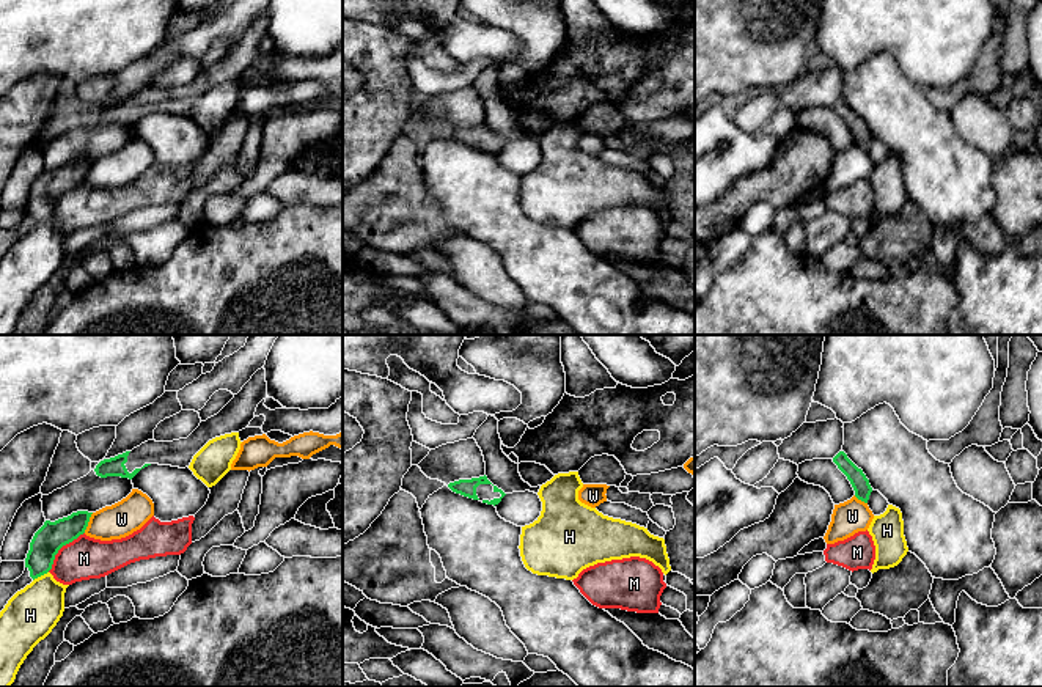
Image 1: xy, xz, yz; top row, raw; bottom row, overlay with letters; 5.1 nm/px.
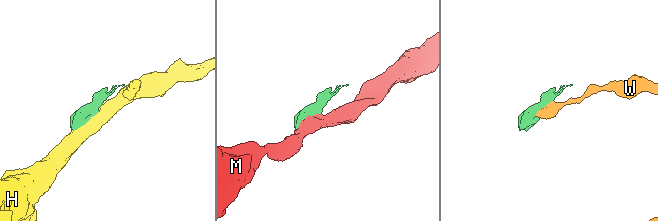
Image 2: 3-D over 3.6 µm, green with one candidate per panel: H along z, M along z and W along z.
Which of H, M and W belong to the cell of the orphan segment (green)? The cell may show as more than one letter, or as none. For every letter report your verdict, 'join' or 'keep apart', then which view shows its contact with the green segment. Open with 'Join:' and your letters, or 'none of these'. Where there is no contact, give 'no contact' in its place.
Join: none of these
H: keep apart; contact in xy
M: keep apart; contact in xy
W: keep apart; contact in xy

